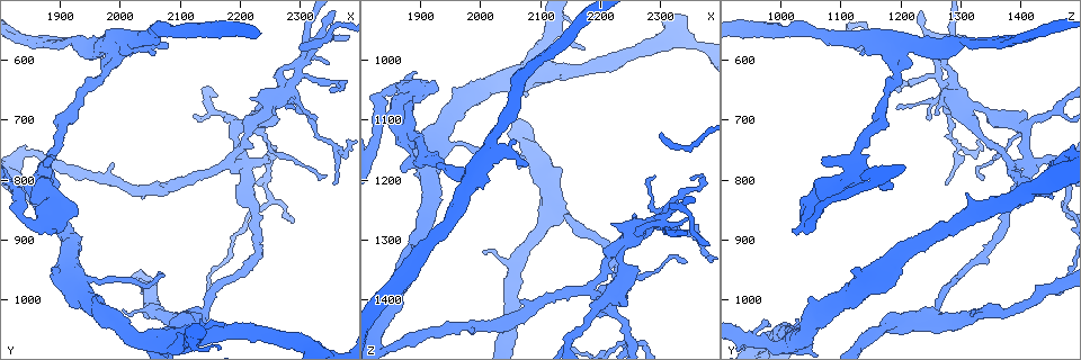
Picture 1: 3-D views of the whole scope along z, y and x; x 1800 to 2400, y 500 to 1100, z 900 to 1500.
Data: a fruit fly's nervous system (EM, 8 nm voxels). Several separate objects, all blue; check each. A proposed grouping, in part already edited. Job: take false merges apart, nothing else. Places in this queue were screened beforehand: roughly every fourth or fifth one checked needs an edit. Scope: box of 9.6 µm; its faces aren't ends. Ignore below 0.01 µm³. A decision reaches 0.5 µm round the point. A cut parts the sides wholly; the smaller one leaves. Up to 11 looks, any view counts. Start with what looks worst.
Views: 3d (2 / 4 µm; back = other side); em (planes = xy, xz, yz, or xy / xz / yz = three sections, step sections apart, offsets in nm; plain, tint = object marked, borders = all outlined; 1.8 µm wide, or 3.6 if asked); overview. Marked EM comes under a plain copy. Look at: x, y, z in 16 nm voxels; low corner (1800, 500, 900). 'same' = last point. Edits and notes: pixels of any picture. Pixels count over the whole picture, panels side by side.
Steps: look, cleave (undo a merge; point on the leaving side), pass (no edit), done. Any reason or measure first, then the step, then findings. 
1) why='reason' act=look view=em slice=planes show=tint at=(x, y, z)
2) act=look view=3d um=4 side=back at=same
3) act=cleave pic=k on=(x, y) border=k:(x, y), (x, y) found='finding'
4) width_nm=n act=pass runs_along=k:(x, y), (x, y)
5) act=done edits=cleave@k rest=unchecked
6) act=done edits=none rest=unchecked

why='abrupt turn' act=look view=em slice=xy step=16 show=tint at=(2205, 770, 1405)

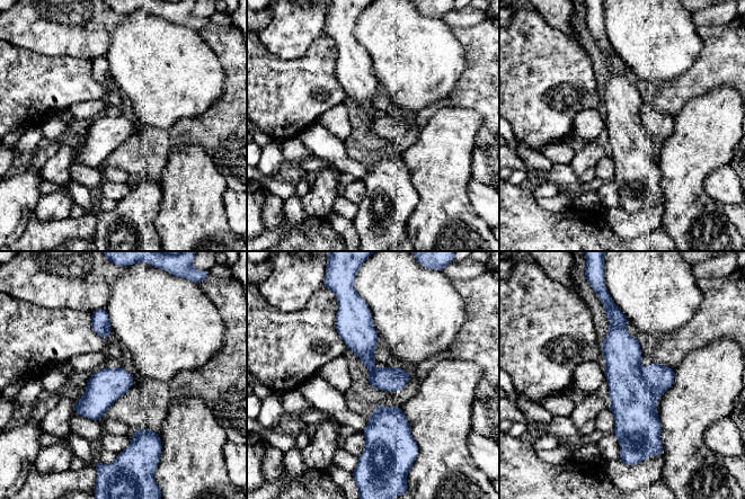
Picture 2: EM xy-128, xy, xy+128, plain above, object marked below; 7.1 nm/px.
act=look view=em slice=planes show=tint at=same

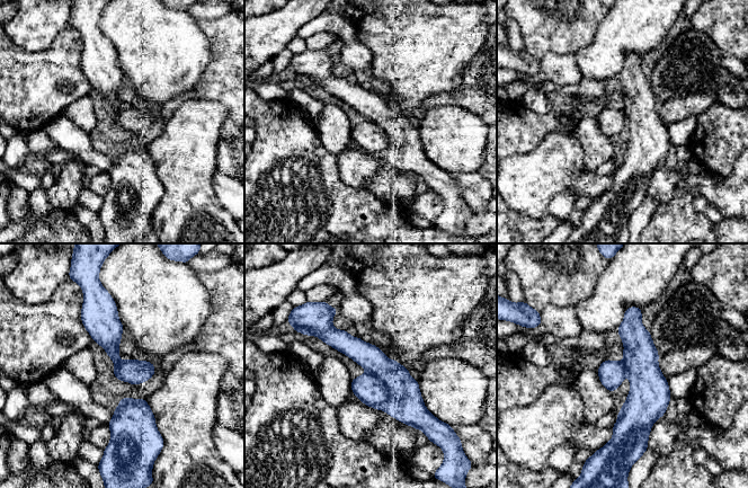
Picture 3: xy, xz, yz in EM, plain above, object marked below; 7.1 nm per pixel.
act=cleave pic=3 on=(370, 389) border=3:(367, 371), (389, 389), (382, 408) found='a second neuron is stuck on'

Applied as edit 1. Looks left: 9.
act=look view=overview

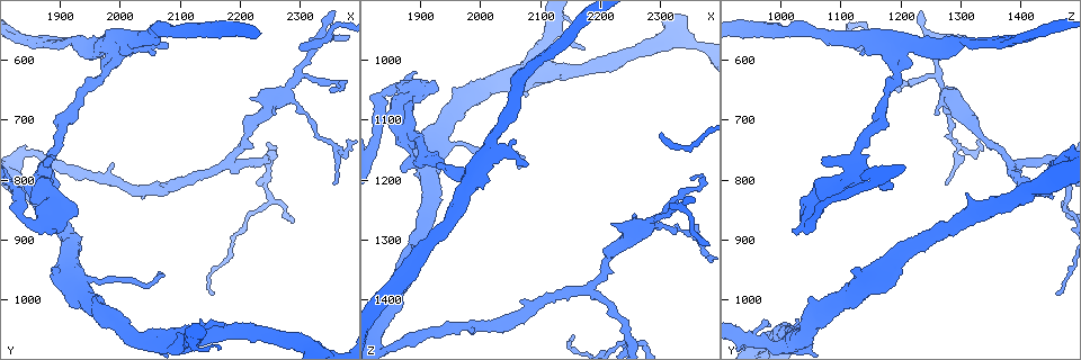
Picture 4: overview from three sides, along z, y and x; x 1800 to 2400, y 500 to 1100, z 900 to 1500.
why='sharp bend' act=look view=3d um=4 at=(1985, 600, 1200)

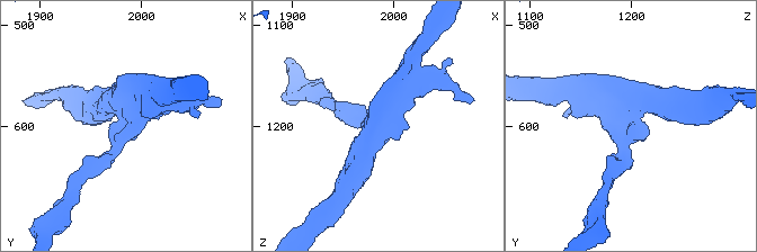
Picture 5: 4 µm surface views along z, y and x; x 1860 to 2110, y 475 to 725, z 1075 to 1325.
arms=4 why='shape alone is not enough' act=look view=em slice=planes show=tint at=(1990, 602, 1202)

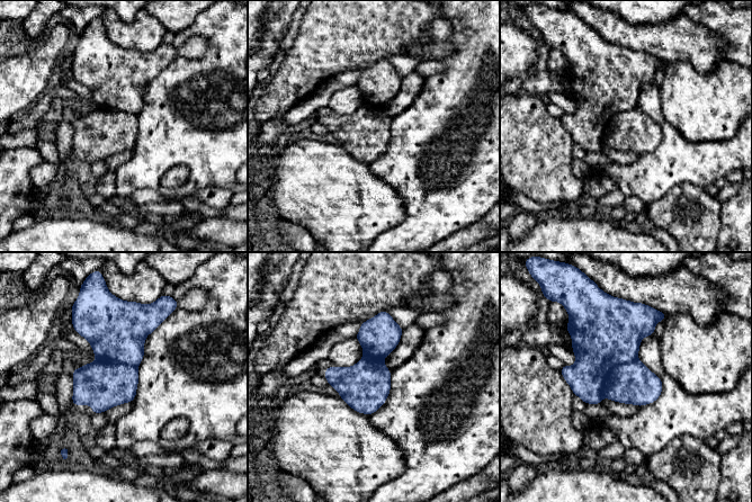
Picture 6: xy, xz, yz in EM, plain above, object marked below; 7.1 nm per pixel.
act=cleave pic=6 on=(633, 383) border=6:(636, 358), (607, 375), (601, 394) found='two neurons meet here'

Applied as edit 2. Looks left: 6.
why='see it whole again' act=look view=overview

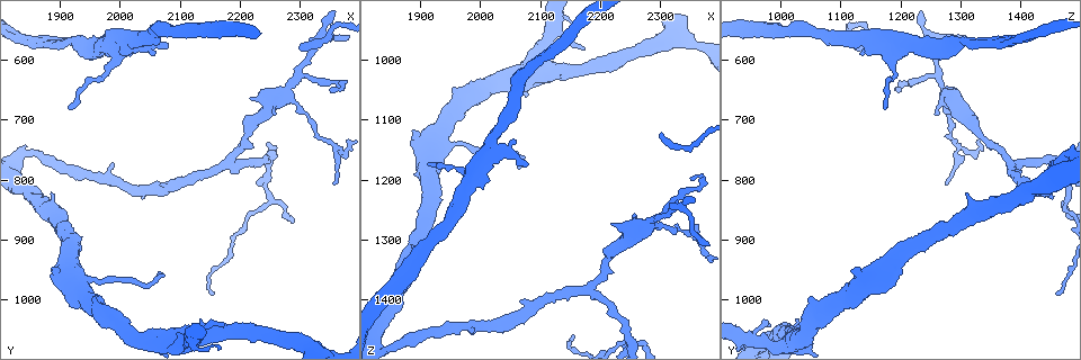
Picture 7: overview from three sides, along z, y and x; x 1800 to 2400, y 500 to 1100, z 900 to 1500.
act=look view=3d um=2 side=back at=(2360, 740, 1295)

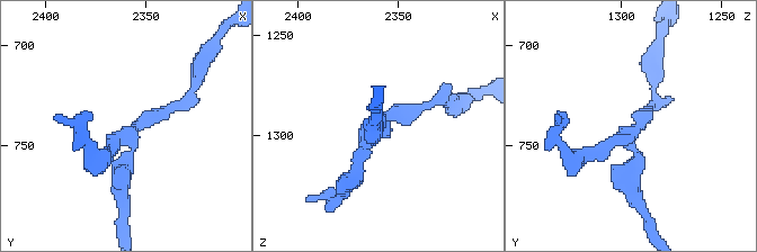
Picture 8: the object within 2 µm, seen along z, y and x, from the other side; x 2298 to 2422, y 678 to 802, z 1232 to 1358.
act=look view=em um=3.6 slice=xz step=16 show=tint at=(2359, 744, 1294)

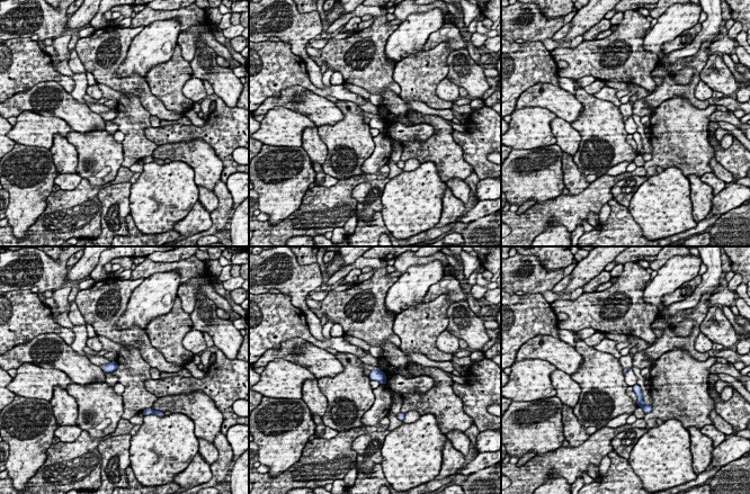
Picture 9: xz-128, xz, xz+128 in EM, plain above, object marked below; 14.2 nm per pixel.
act=look view=em um=3.6 slice=planes show=tint at=same

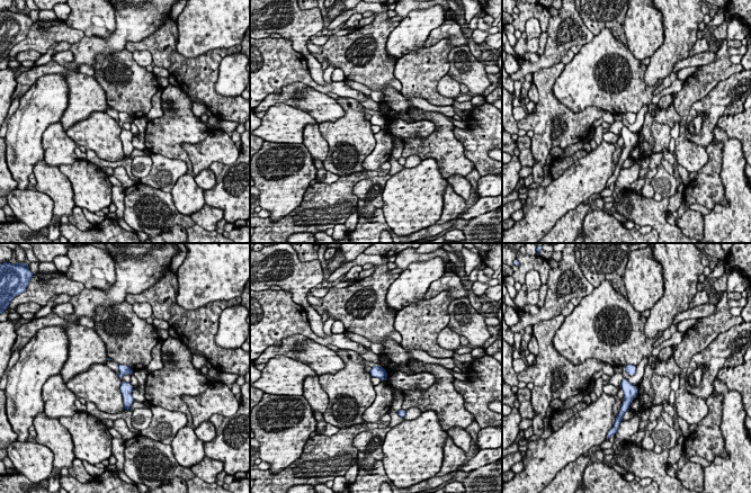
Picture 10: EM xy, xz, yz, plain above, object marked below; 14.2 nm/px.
width_nm=140 act=pass runs_along=10:(121, 367), (122, 379), (128, 401) found='one neuron here'

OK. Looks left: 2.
act=done edits=cleave@3,cleave@6 rest=unchecked

